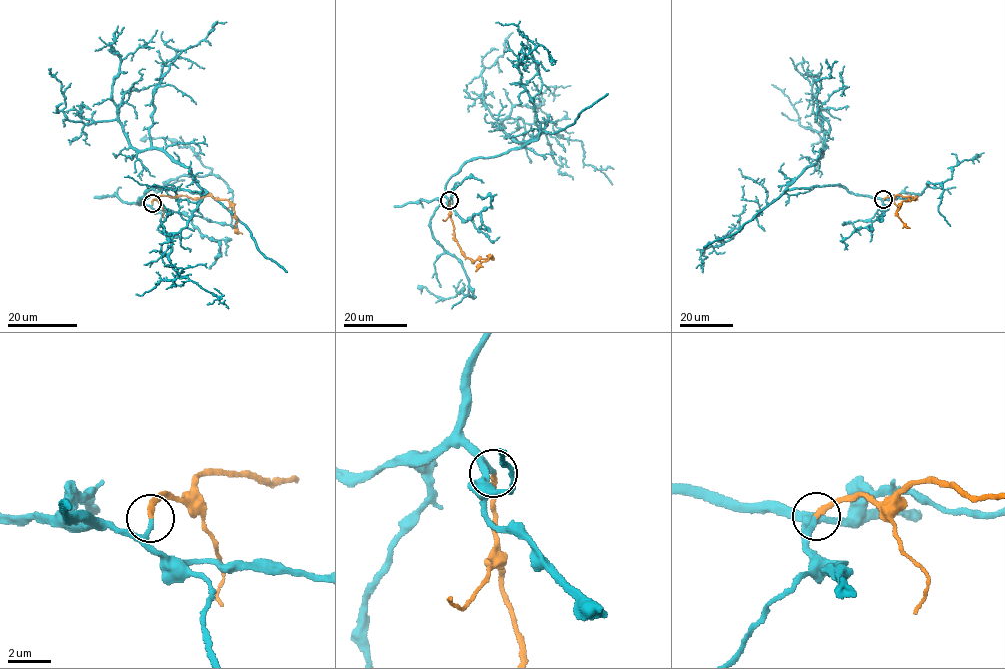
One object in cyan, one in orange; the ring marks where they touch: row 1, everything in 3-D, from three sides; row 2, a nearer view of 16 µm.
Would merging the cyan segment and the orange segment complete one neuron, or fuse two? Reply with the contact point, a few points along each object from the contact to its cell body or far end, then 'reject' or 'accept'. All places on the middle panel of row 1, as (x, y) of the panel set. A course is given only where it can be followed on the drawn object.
at (449, 200); cyan runs (449, 200), (445, 183), (472, 158), (522, 148), (544, 132), (511, 139), (484, 104), (481, 73), (513, 32); orange runs (449, 200), (455, 240), (464, 256), (473, 261), (491, 256), (475, 271); accept

